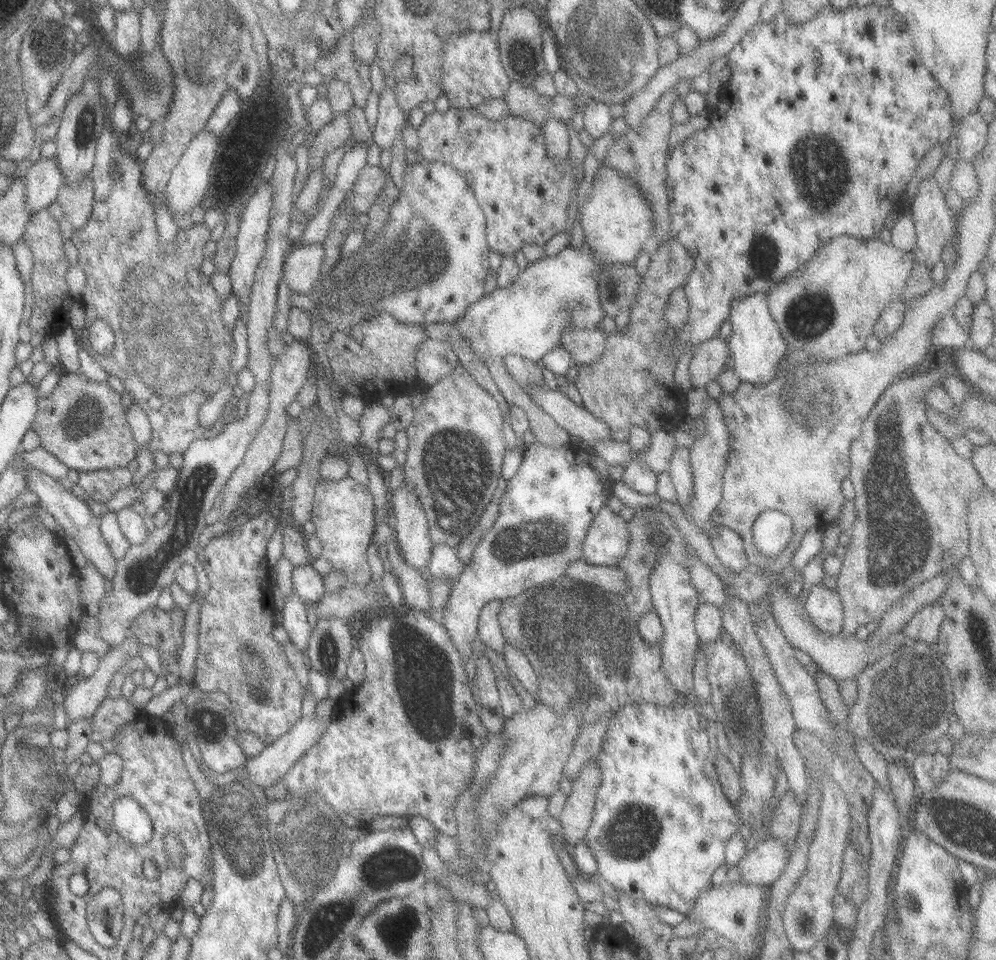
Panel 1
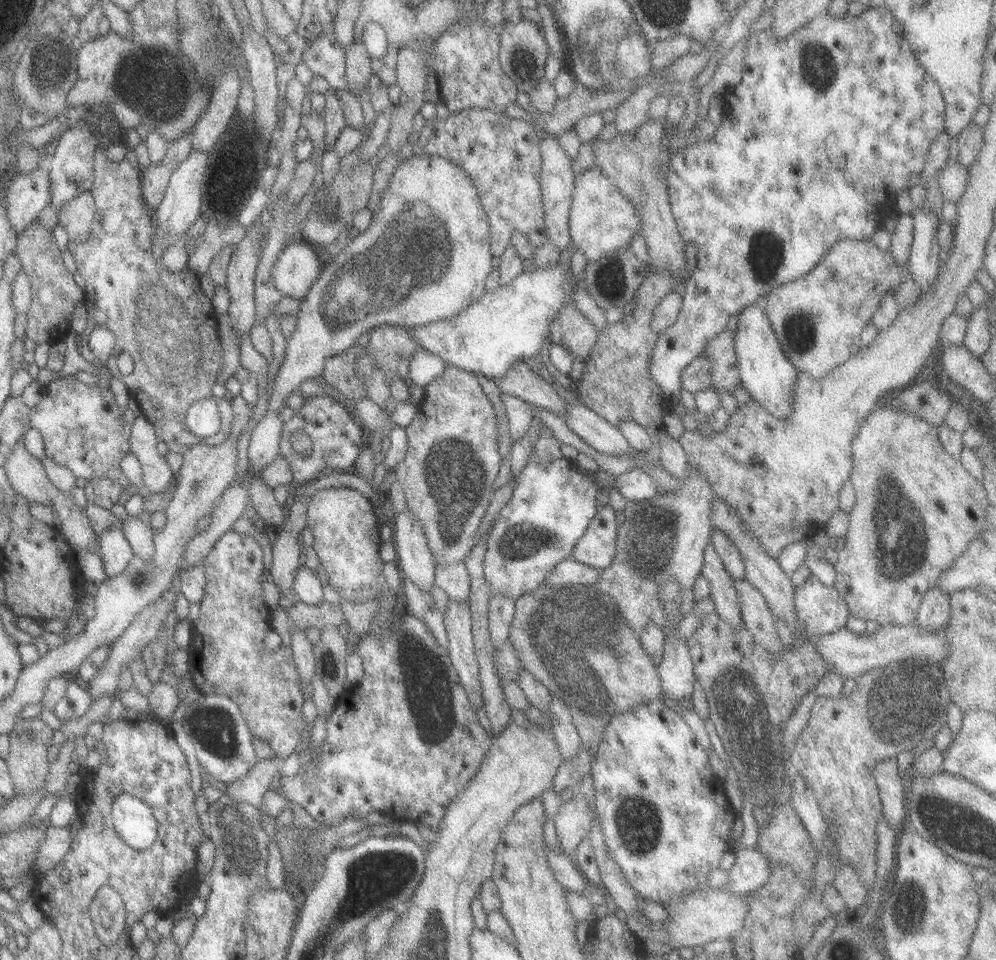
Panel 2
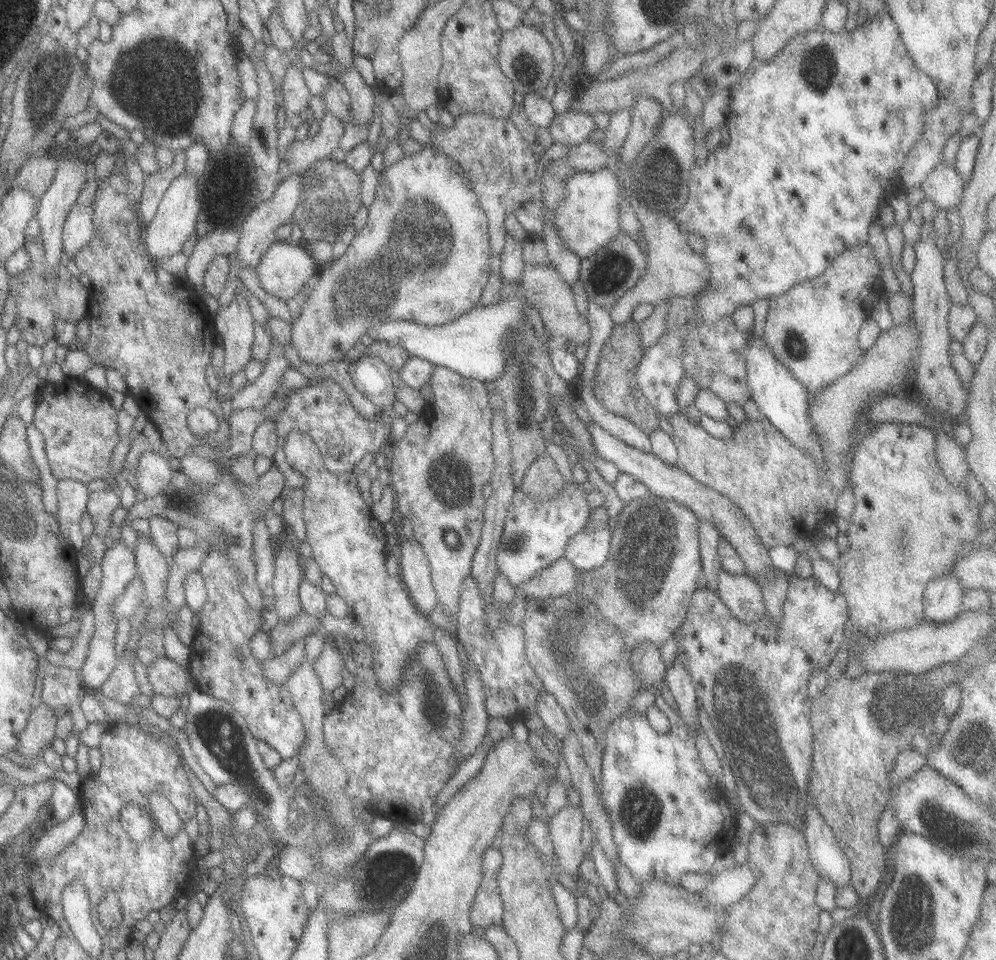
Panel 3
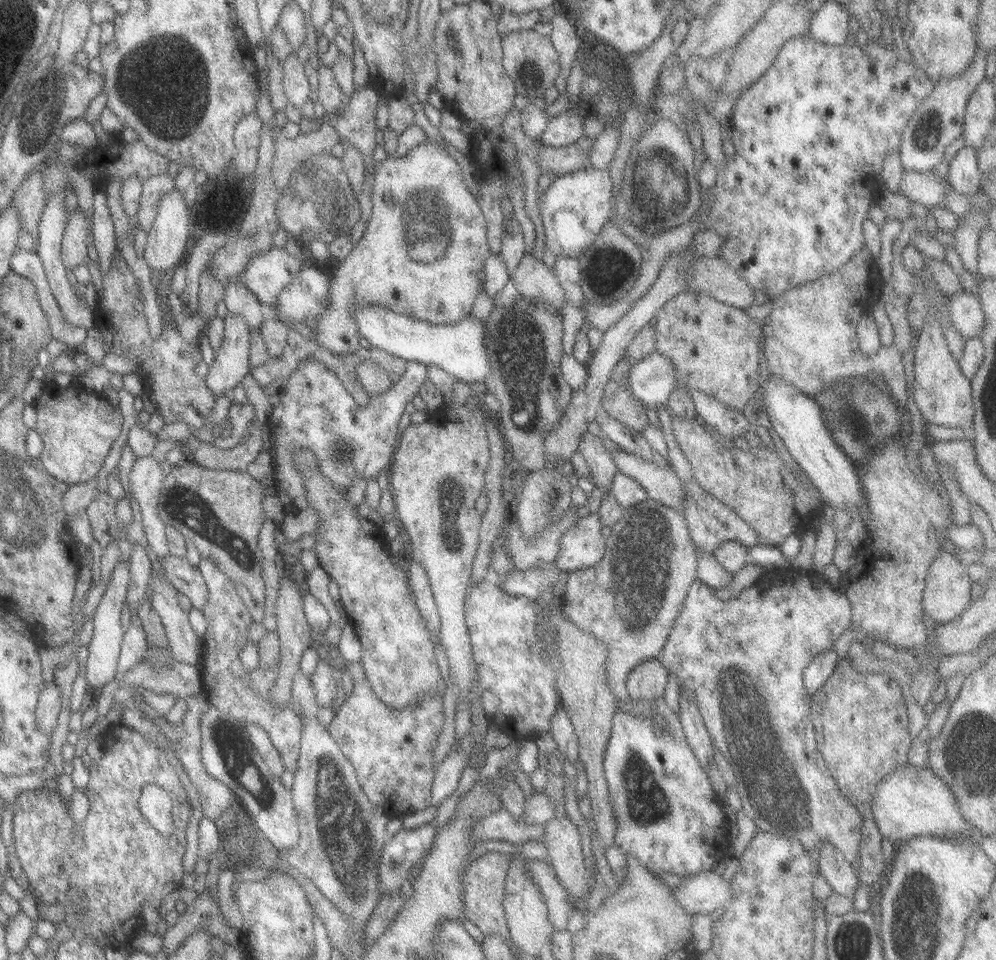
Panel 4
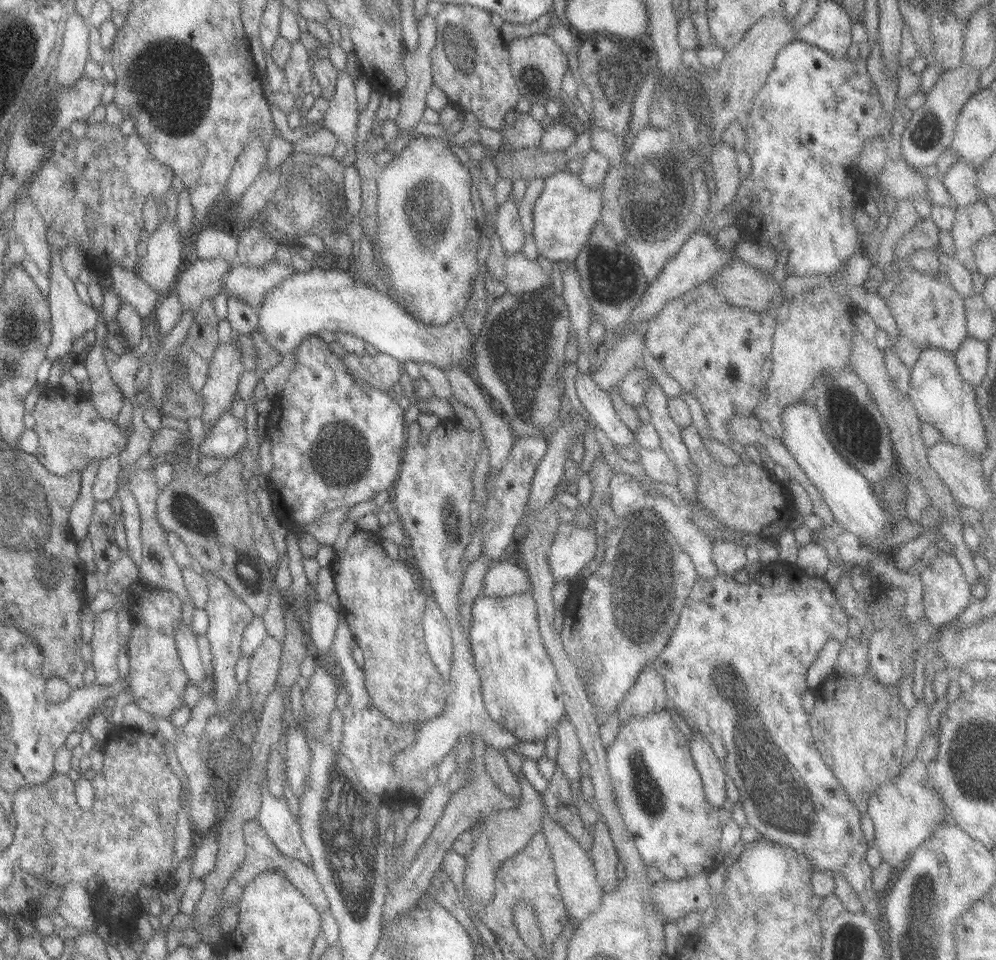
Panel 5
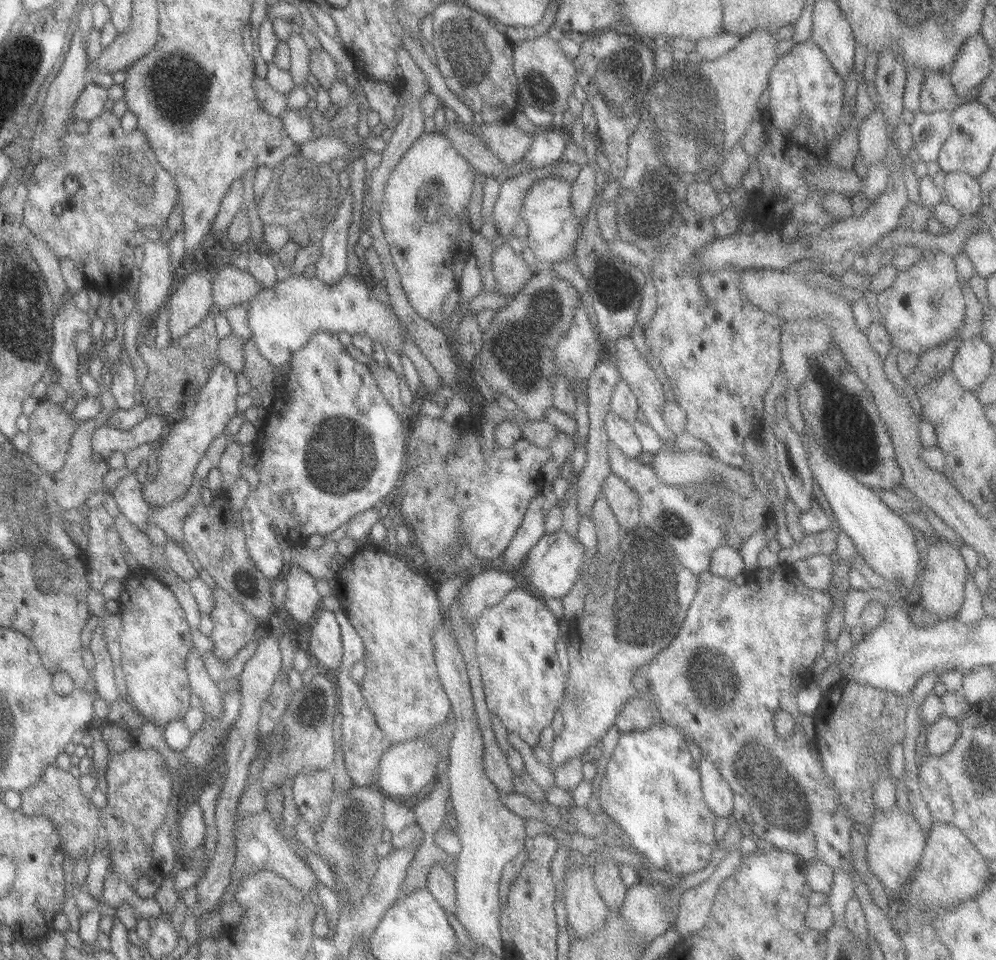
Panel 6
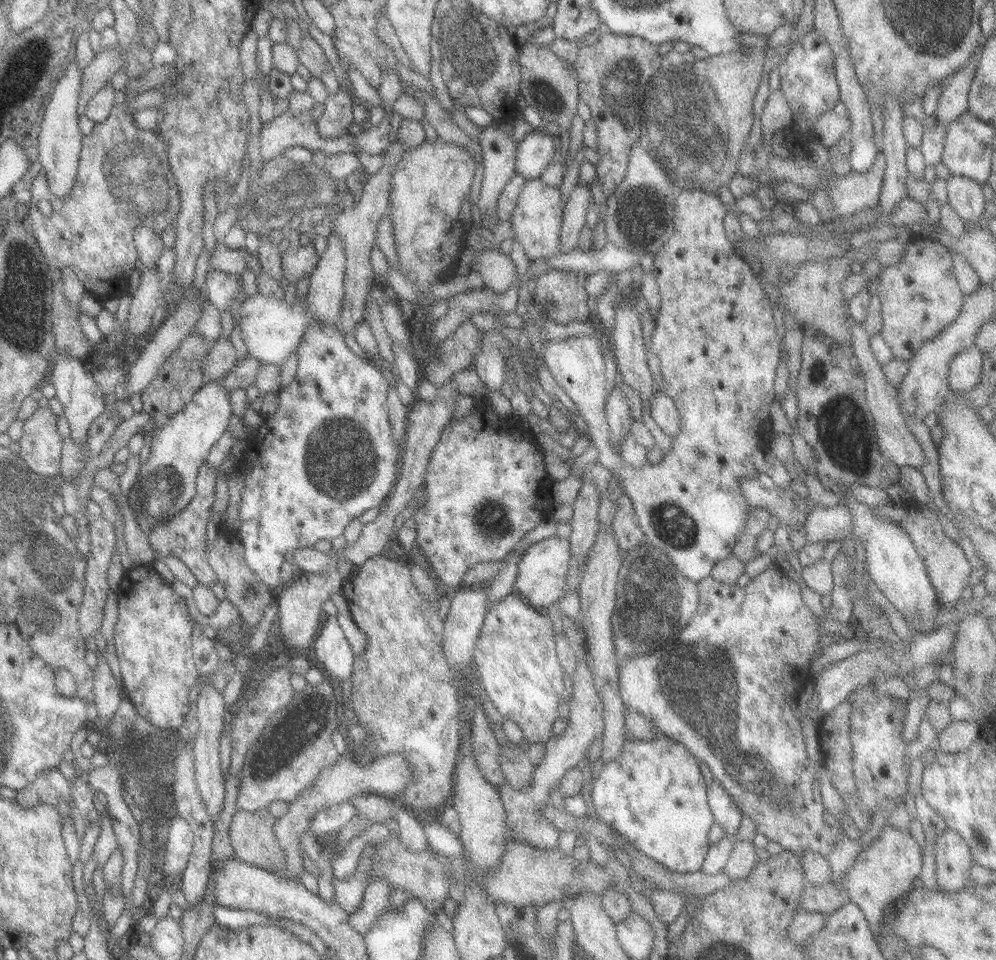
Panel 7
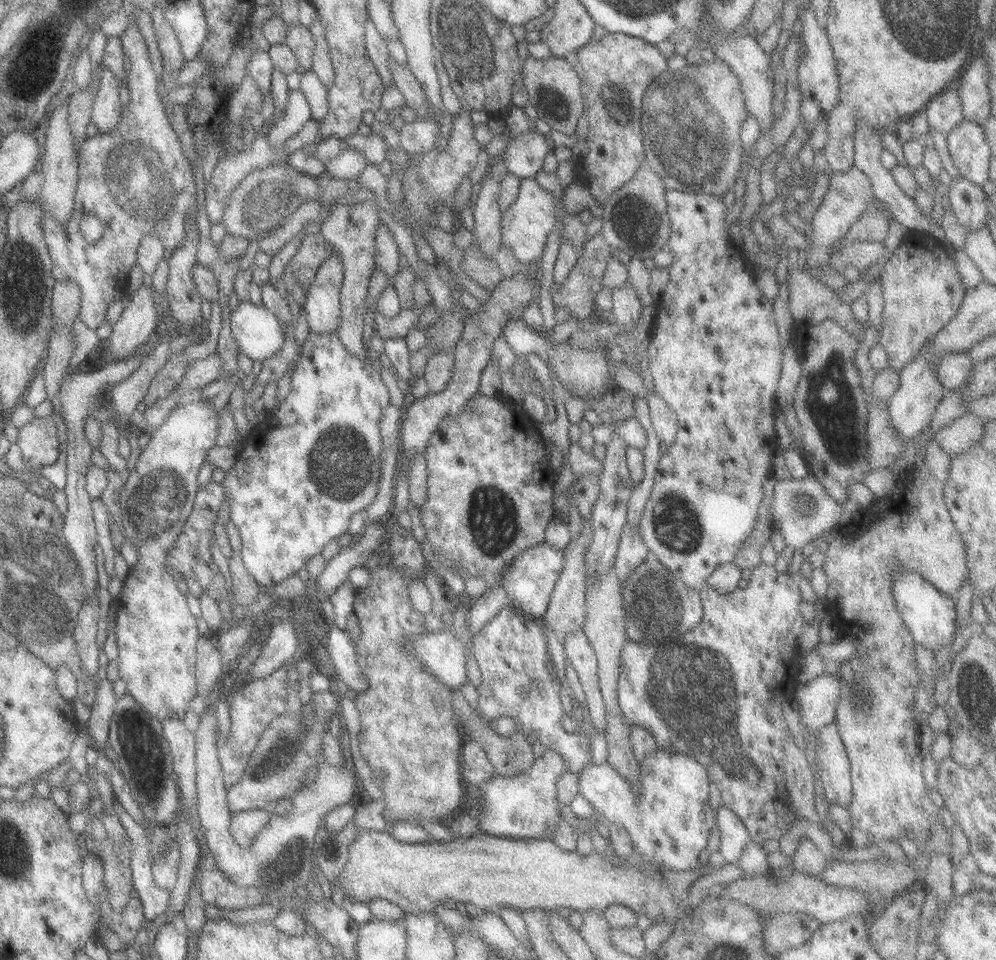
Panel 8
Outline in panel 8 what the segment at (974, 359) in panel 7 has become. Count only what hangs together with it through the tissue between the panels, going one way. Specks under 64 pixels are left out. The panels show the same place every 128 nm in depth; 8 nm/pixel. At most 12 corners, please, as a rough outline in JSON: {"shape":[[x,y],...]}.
{"shape":[[966,352],[942,354],[934,373],[943,390],[964,386],[972,362]]}

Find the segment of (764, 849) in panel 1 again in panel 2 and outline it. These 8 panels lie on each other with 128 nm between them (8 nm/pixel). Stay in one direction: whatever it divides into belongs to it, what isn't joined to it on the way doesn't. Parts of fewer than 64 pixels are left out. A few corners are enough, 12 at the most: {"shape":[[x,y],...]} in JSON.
{"shape":[[753,847],[733,852],[723,886],[744,896],[769,880],[769,865]]}

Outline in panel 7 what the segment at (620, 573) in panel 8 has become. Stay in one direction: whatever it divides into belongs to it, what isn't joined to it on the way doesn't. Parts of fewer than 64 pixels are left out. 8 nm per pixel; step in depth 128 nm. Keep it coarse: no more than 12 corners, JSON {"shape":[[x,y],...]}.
{"shape":[[616,498],[611,529],[617,549],[644,544],[631,501]]}

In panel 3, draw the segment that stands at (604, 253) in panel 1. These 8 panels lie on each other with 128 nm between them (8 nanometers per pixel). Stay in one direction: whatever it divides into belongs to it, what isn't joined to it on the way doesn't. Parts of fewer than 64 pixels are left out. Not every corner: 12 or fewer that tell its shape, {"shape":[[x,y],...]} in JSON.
{"shape":[[609,169],[564,180],[557,236],[580,259],[619,231]]}

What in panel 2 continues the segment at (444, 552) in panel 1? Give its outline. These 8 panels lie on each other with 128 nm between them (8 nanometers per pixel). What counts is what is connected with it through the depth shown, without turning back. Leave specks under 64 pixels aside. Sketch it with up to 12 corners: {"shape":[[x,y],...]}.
{"shape":[[461,562],[435,564],[433,584],[455,604],[468,600],[470,580]]}

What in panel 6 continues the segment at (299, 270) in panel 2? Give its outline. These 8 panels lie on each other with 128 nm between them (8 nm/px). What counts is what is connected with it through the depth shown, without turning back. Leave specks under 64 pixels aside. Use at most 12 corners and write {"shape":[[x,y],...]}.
{"shape":[[214,270],[212,306],[219,312],[263,290],[246,270]]}

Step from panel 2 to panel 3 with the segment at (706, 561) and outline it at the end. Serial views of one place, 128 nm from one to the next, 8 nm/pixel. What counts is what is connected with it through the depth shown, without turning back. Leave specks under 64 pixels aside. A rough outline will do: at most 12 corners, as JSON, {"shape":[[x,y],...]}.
{"shape":[[698,519],[700,565],[707,590],[716,594],[720,535]]}

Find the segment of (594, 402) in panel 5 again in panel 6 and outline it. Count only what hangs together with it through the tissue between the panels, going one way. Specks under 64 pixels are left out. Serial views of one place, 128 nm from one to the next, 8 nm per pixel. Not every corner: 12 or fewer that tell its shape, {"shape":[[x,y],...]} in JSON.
{"shape":[[608,409],[603,424],[607,440],[621,454],[643,459],[629,422]]}

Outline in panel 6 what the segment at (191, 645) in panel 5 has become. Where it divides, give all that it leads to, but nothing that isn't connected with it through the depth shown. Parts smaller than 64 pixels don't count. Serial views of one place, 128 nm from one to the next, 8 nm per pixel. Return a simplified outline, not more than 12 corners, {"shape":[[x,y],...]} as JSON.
{"shape":[[194,647],[185,659],[190,693],[204,717],[222,716],[222,695]]}

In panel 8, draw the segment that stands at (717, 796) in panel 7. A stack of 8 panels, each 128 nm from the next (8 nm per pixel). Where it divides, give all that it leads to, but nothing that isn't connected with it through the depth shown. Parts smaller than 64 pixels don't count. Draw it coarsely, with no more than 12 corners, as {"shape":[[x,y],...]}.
{"shape":[[719,806],[718,853],[735,865],[751,841],[744,824]]}

